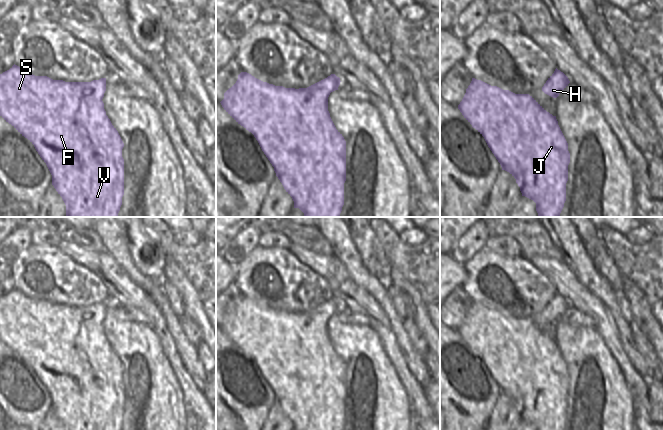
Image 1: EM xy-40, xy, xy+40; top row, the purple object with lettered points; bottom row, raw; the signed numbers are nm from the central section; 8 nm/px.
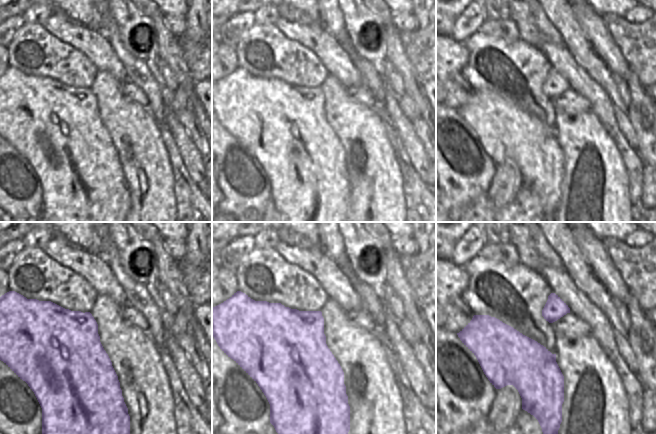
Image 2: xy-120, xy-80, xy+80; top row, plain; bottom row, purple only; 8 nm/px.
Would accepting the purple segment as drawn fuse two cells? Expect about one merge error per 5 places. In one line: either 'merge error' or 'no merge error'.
no merge error

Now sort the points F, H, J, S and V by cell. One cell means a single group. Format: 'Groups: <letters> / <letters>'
Groups: F H J S V.

